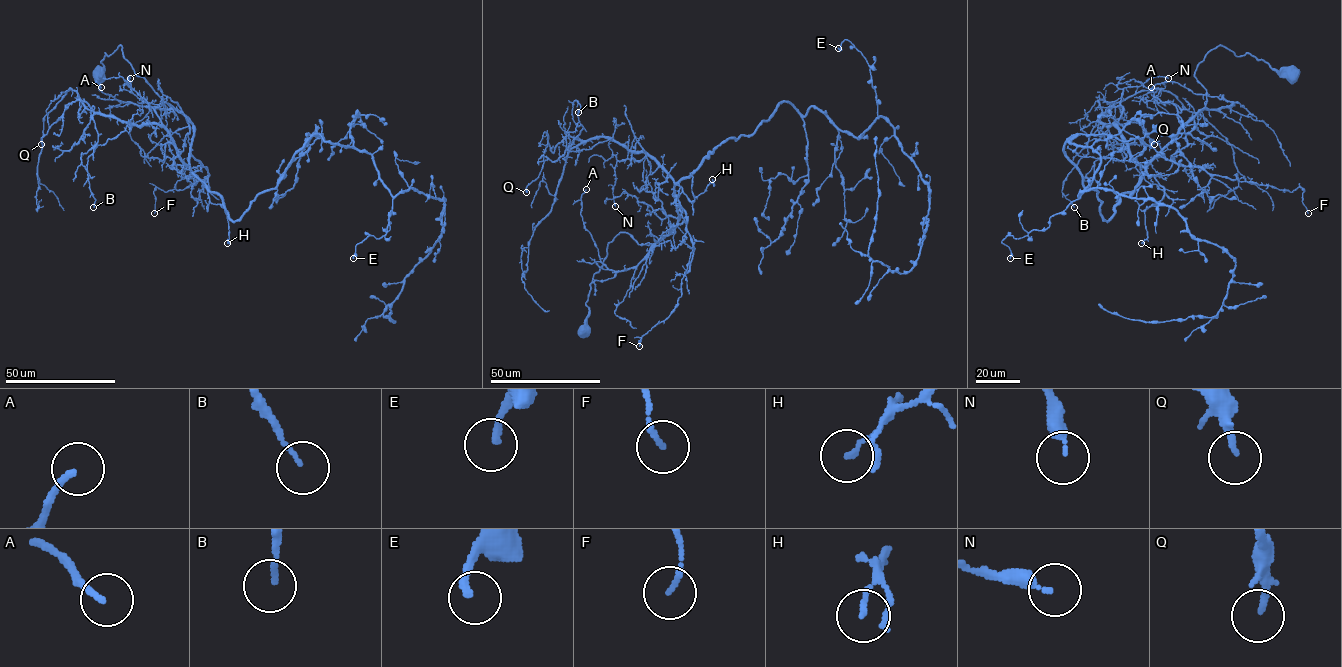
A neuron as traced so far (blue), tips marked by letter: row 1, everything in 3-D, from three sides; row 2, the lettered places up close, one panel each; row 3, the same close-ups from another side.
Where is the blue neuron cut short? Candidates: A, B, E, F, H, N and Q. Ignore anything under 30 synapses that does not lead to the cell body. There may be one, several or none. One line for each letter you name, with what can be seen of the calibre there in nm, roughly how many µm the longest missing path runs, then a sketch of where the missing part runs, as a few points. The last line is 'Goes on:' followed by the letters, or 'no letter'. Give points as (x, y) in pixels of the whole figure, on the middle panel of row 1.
A: 170 nm | 30 µm | (586, 189), (592, 153), (606, 144)
Goes on: A

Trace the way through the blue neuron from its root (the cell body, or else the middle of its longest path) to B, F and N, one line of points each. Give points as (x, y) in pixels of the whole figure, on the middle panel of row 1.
B: (582, 329), (607, 245), (661, 240), (678, 209), (648, 154), (581, 140), (578, 112)
F: (582, 329), (607, 245), (620, 232), (661, 240), (676, 198), (690, 268), (677, 305), (639, 346)
N: (582, 329), (607, 245), (620, 232), (655, 243), (678, 221), (674, 181), (649, 155), (617, 162), (615, 206)

